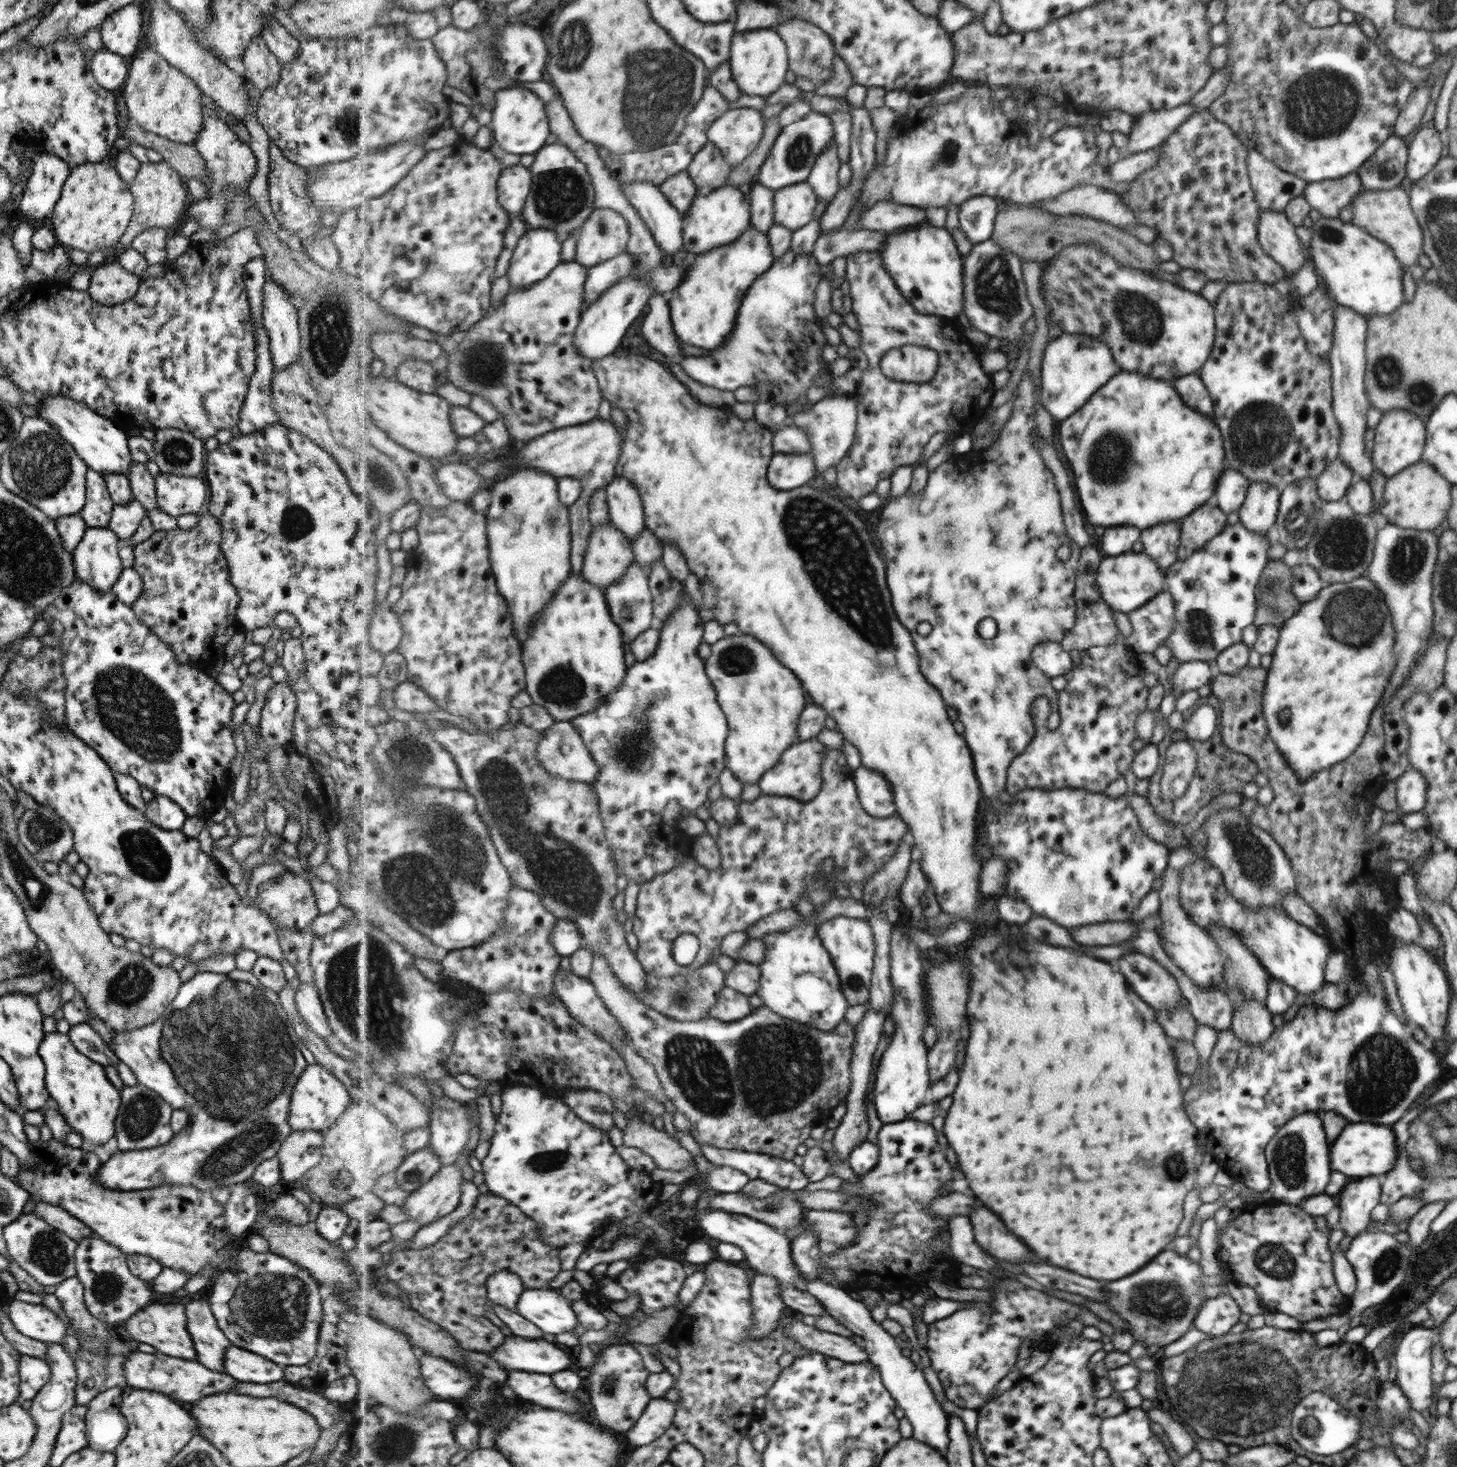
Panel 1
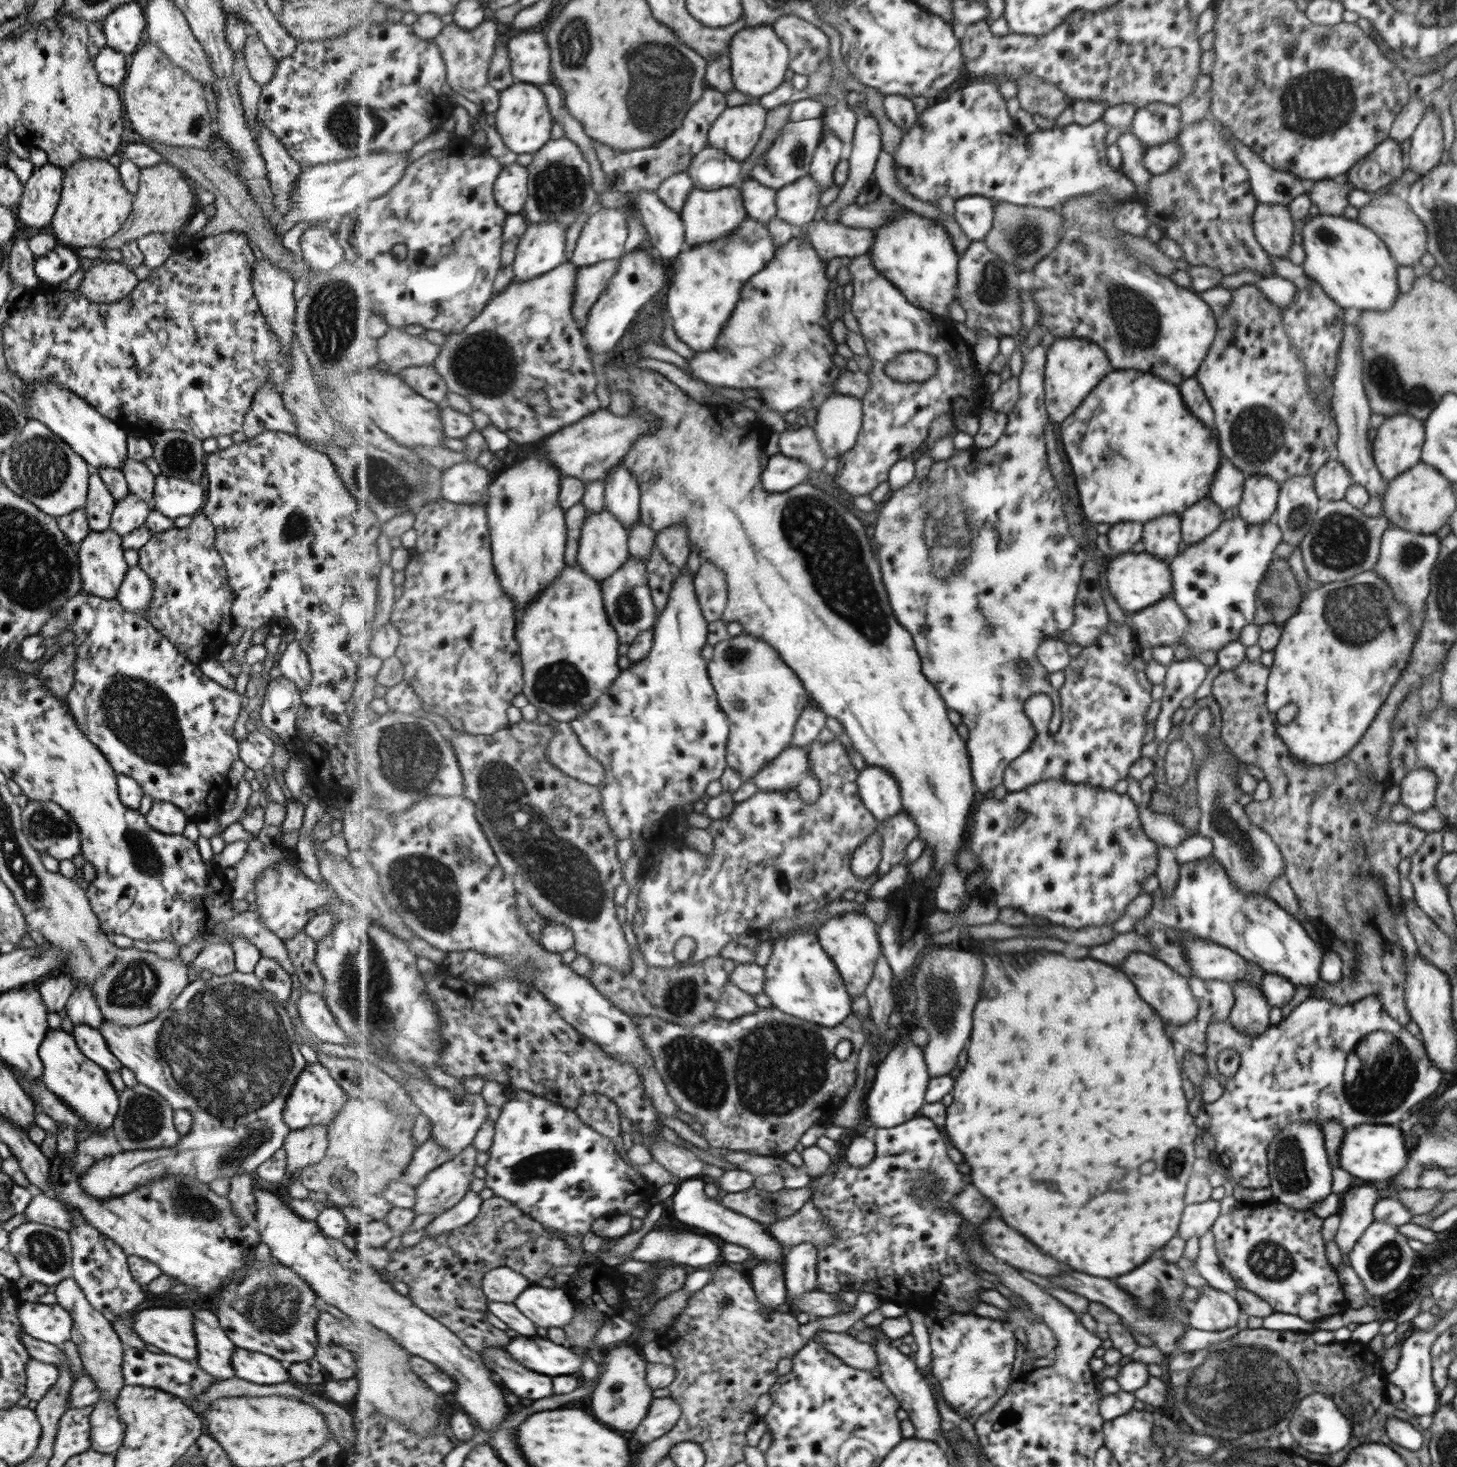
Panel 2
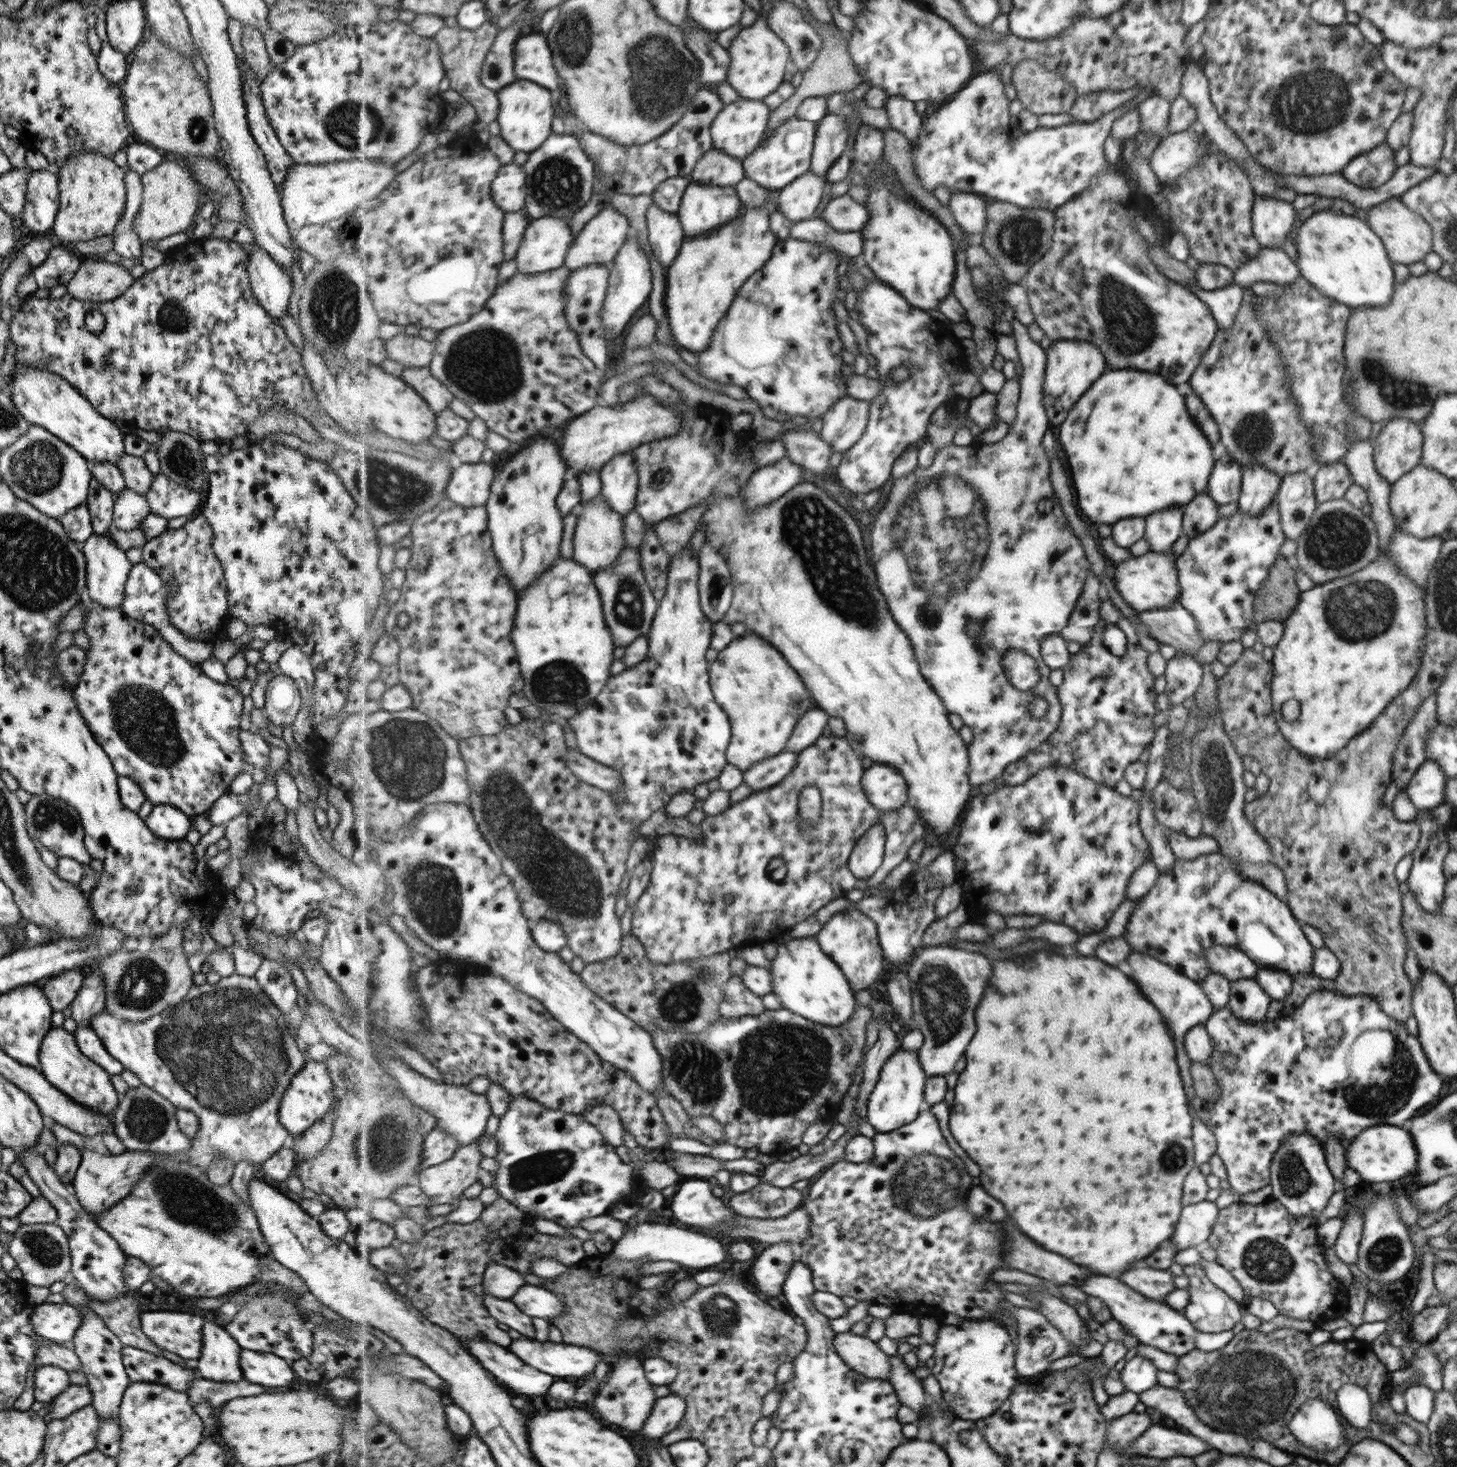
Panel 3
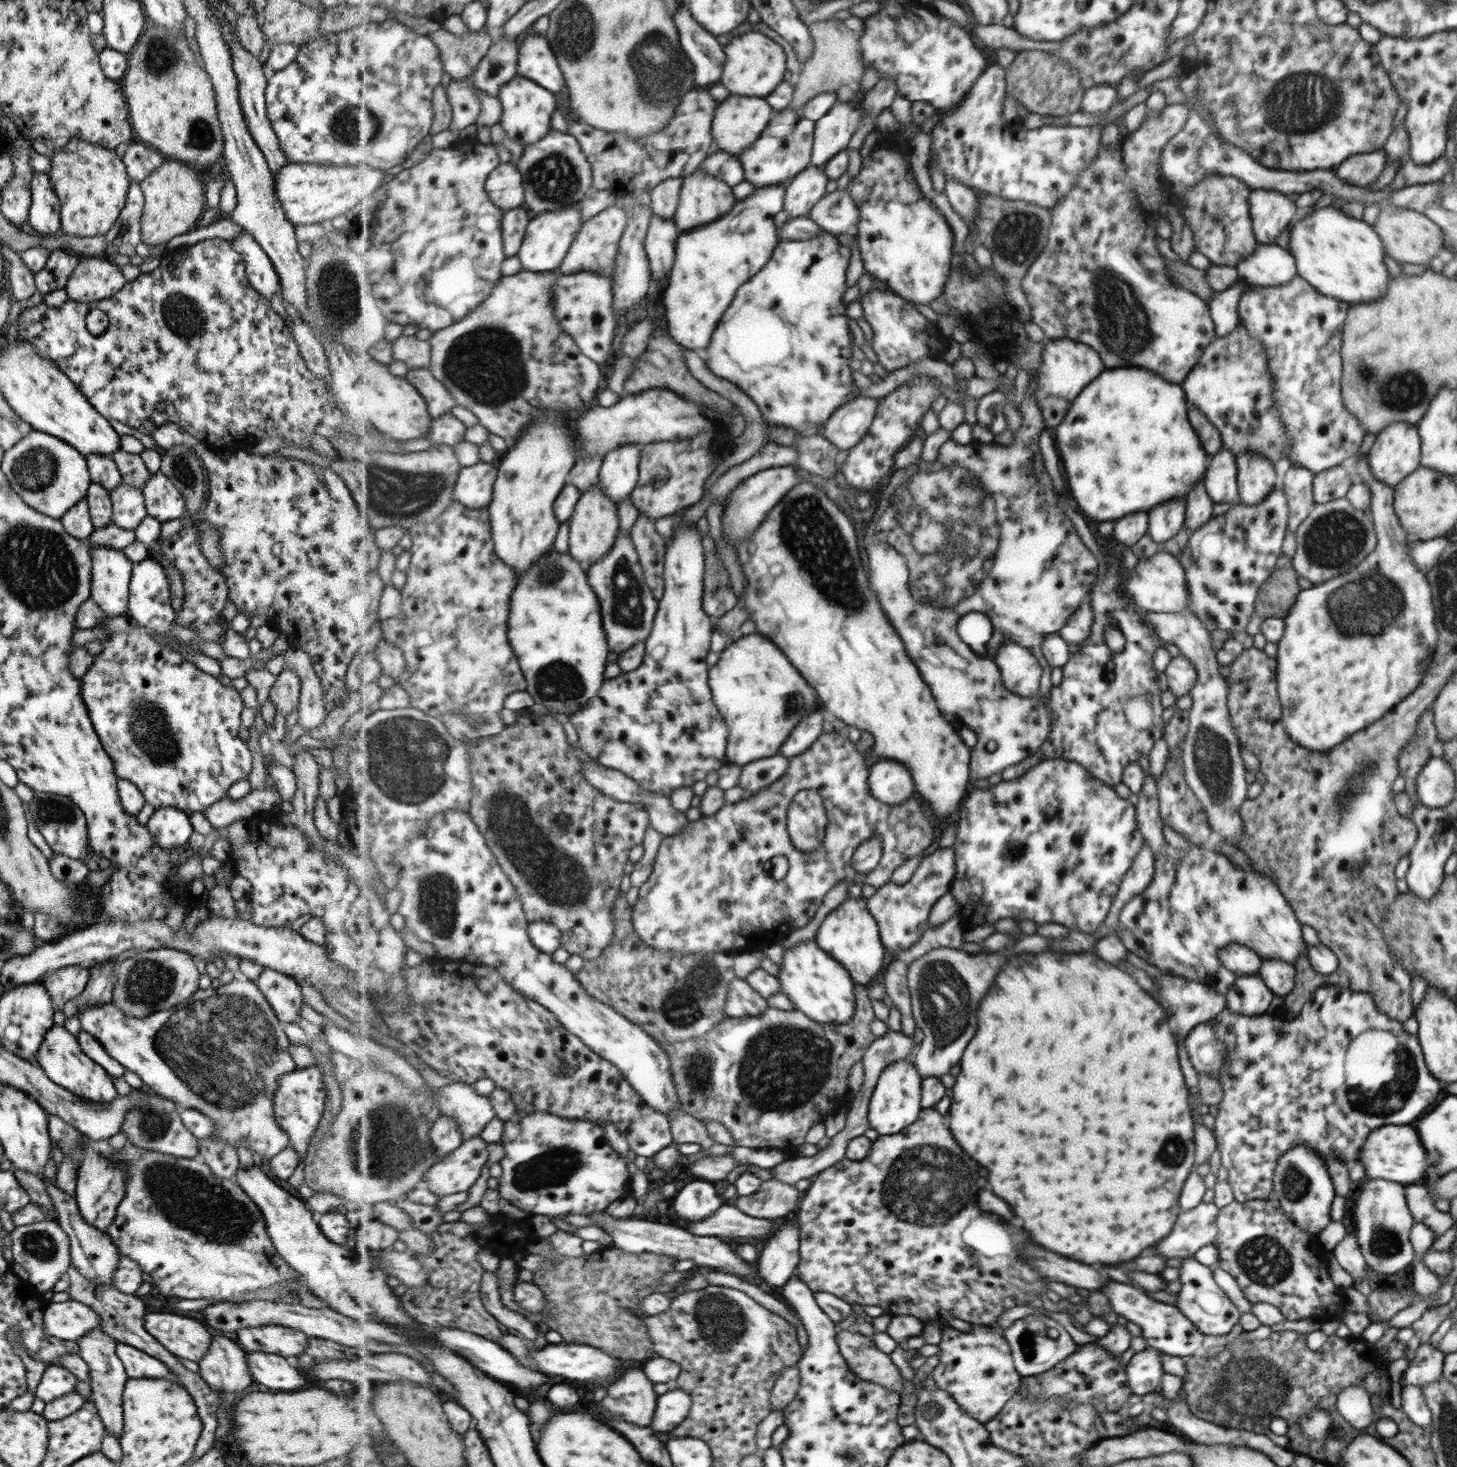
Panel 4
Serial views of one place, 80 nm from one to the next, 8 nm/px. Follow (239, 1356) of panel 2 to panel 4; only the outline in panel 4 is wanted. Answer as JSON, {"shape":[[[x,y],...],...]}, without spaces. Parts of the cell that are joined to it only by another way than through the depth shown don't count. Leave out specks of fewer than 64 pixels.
{"shape":[[[260,1351],[246,1352],[245,1364],[251,1379],[273,1390],[301,1390],[307,1386],[307,1380],[285,1362],[285,1357],[266,1354]]]}

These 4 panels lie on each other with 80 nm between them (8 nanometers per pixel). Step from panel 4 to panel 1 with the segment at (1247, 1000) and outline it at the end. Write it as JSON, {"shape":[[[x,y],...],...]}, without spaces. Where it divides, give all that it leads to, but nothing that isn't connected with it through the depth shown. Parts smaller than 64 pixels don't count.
{"shape":[[[1248,1000],[1233,1010],[1230,1030],[1243,1043],[1249,1046],[1264,1044],[1274,1032],[1271,1012],[1264,1004]]]}

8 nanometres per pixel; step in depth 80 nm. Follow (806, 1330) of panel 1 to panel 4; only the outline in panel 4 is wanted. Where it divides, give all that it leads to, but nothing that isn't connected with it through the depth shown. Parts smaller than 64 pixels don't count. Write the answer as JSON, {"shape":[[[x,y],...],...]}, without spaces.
{"shape":[[[841,1331],[838,1334],[838,1344],[851,1371],[854,1371],[859,1378],[885,1386],[902,1396],[905,1380],[899,1368],[895,1366],[889,1354],[881,1352],[875,1346],[872,1337]]]}

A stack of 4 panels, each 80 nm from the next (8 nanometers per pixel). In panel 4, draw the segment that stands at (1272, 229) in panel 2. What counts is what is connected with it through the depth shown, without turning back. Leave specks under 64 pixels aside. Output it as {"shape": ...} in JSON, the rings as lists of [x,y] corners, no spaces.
{"shape":[[[1251,189],[1250,219],[1261,245],[1273,244],[1295,214],[1295,206],[1281,191]]]}

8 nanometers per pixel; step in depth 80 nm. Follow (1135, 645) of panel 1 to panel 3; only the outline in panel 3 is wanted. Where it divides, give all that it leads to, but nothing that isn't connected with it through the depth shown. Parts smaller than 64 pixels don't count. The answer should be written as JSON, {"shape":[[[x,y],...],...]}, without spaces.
{"shape":[[[1178,601],[1162,609],[1136,613],[1147,633],[1157,642],[1184,650],[1186,654],[1194,651],[1205,642],[1199,637],[1197,624]]]}

